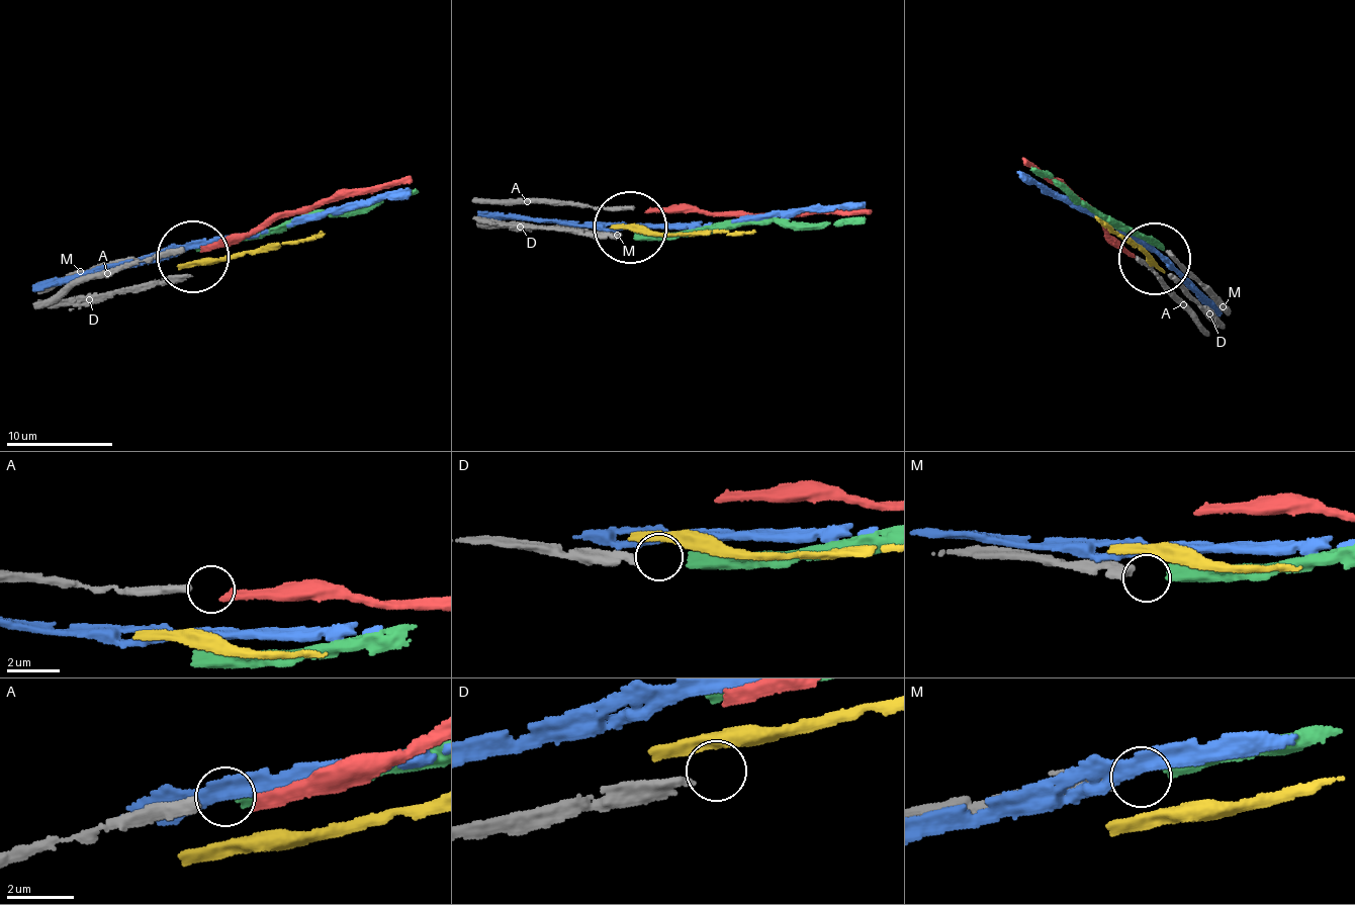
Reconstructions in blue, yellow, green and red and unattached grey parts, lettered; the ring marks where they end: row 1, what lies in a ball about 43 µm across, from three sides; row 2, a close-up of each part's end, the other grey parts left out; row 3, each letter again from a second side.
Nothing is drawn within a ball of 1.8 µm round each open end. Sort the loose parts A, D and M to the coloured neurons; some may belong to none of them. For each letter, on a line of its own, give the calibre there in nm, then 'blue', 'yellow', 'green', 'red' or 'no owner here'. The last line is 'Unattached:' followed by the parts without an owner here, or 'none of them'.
A: 340 nm | red
D: 240 nm | no owner here
M: 400 nm | green
Unattached: D

